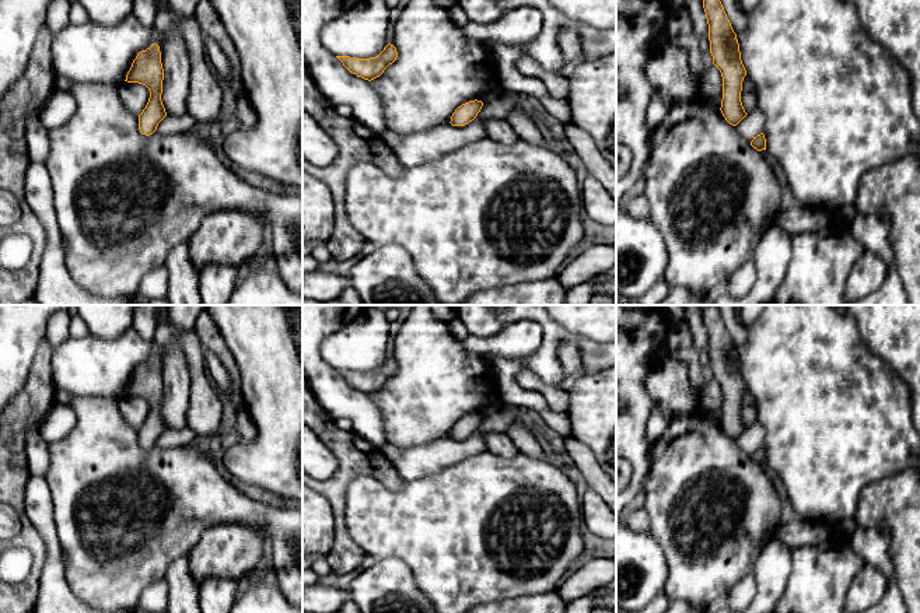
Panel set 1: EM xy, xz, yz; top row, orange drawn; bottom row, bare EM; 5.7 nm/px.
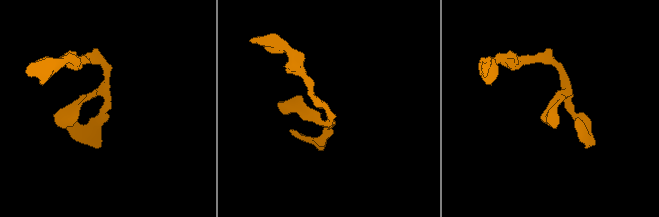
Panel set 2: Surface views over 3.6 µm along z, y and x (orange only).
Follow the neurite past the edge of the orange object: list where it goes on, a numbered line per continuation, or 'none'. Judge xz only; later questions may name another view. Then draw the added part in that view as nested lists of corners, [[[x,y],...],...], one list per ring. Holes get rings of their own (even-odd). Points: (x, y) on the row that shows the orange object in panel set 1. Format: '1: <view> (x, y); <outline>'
none

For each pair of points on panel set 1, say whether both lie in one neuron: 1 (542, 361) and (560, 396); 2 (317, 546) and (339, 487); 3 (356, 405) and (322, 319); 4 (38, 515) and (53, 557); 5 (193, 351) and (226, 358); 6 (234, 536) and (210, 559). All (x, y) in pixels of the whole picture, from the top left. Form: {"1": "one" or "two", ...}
{"1": "two", "2": "two", "3": "one", "4": "one", "5": "two", "6": "one"}

